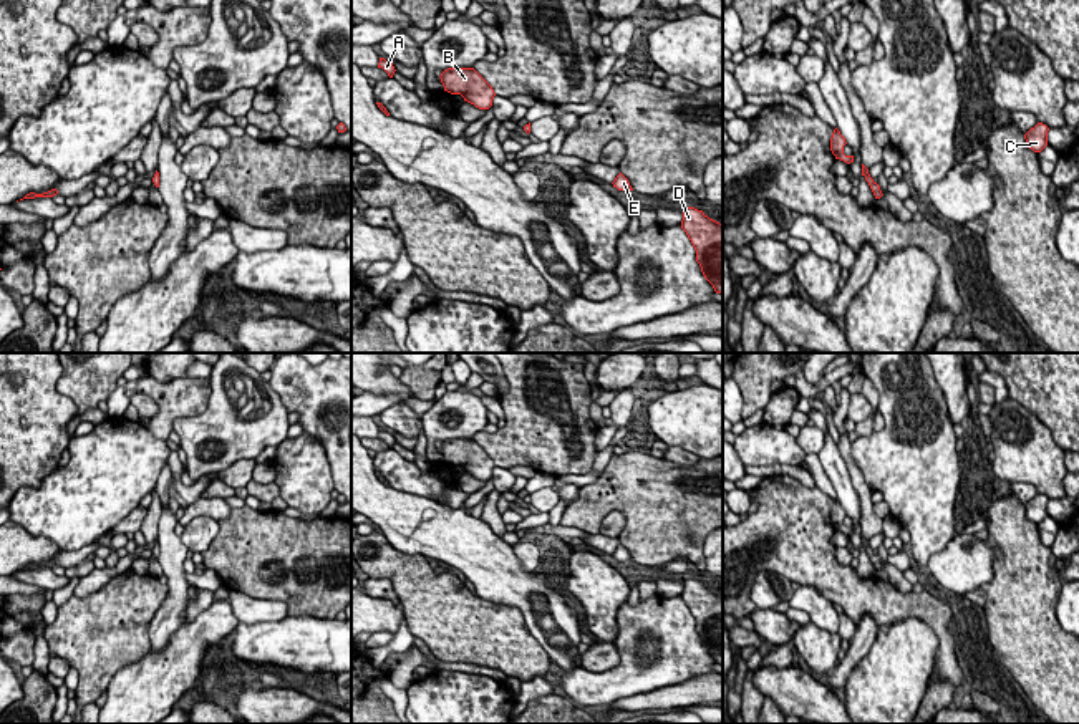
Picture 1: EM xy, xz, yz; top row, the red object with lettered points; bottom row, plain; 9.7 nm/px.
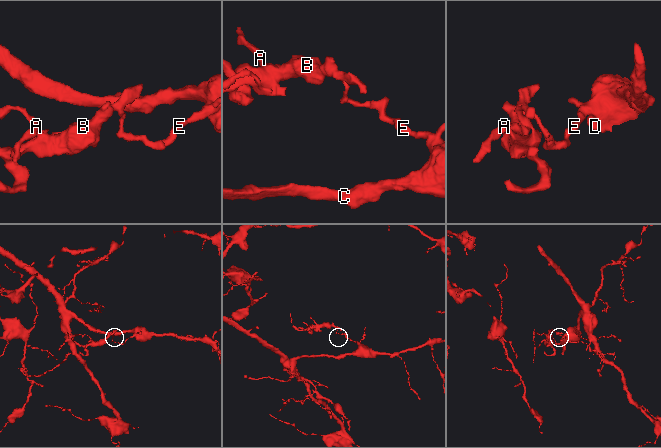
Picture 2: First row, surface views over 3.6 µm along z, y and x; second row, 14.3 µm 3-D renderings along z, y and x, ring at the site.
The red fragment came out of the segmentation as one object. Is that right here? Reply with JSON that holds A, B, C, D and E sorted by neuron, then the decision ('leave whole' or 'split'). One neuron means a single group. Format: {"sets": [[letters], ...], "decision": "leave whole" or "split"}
{"sets": [["A", "B"], ["C", "D", "E"]], "decision": "split"}

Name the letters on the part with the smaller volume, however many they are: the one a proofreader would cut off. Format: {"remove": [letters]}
{"remove": ["A", "B"]}

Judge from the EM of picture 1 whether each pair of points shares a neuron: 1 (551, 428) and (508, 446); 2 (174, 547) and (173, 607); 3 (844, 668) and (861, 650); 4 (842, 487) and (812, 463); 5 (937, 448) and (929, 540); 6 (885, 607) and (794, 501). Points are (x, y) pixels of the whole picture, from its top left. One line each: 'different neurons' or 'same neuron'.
1: same neuron
2: same neuron
3: same neuron
4: different neurons
5: same neuron
6: same neuron

